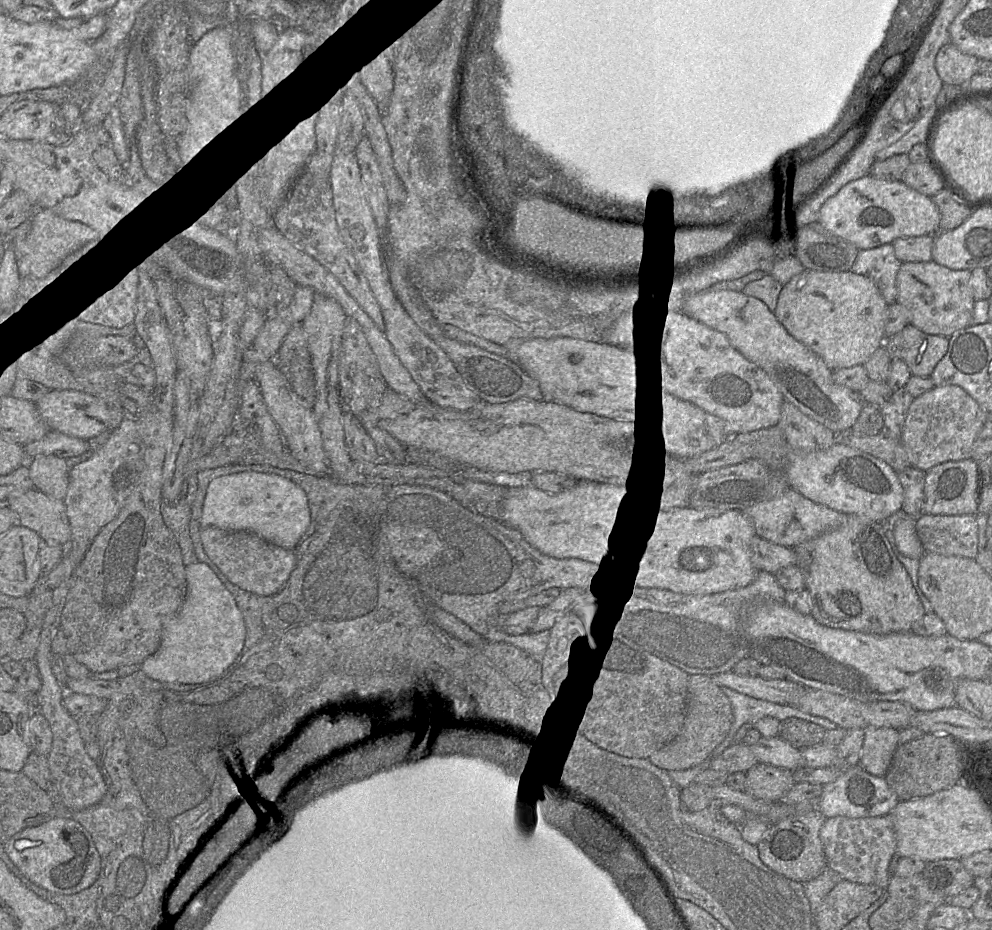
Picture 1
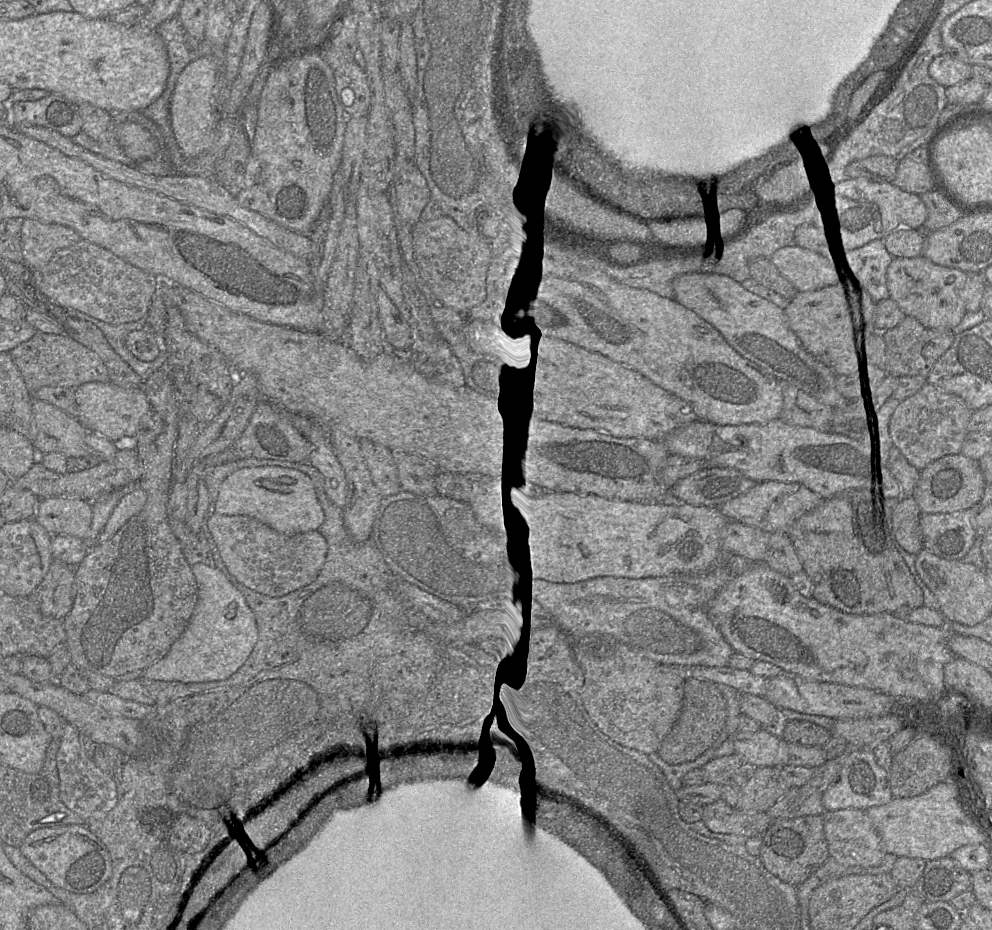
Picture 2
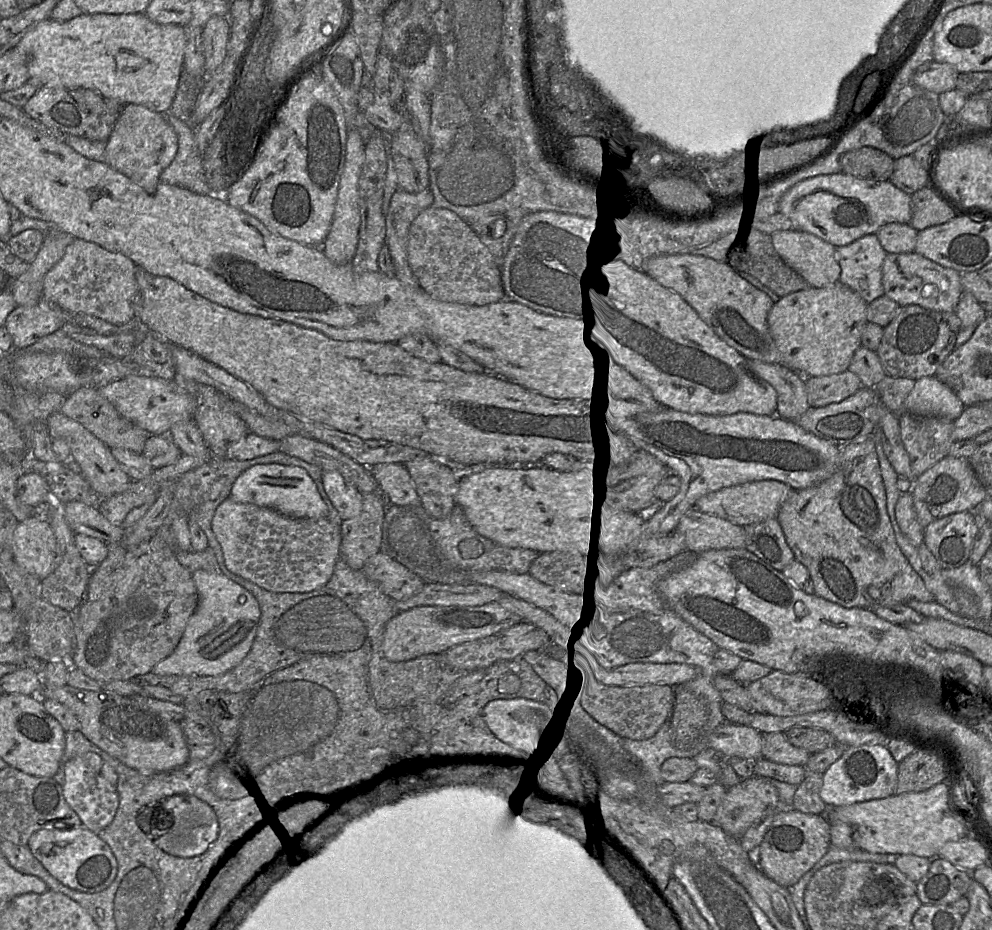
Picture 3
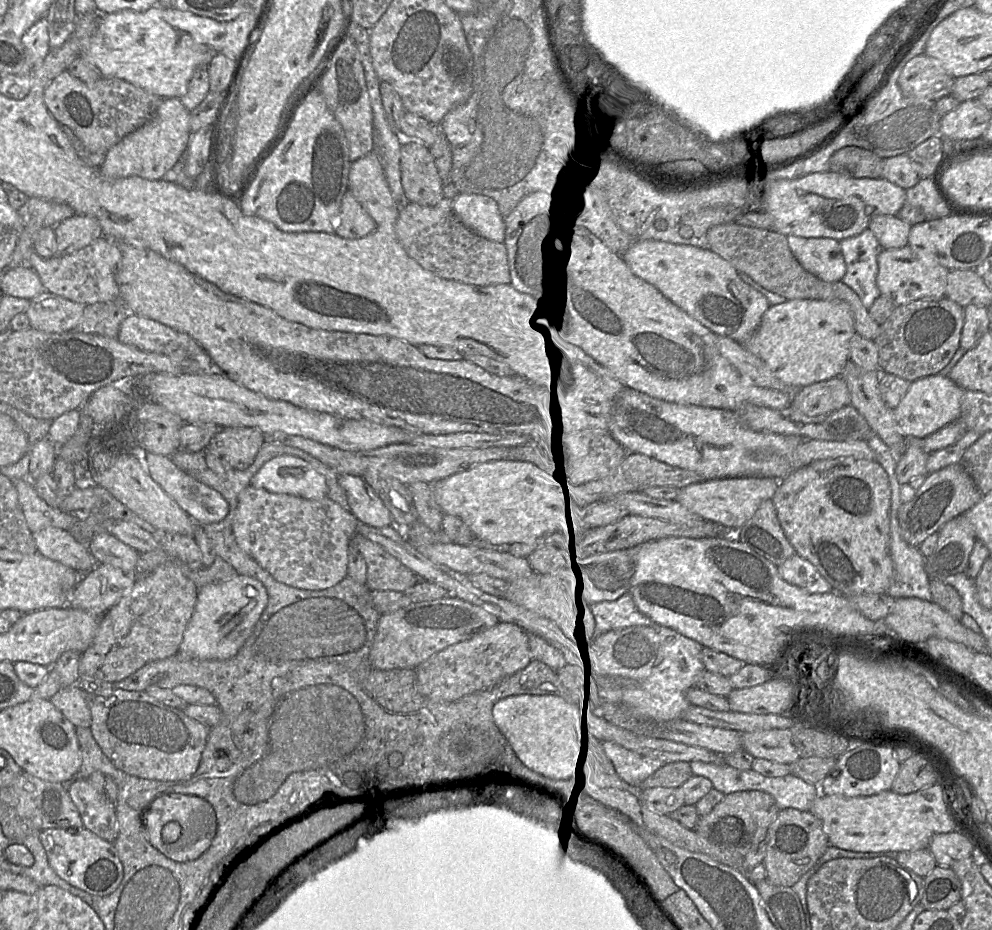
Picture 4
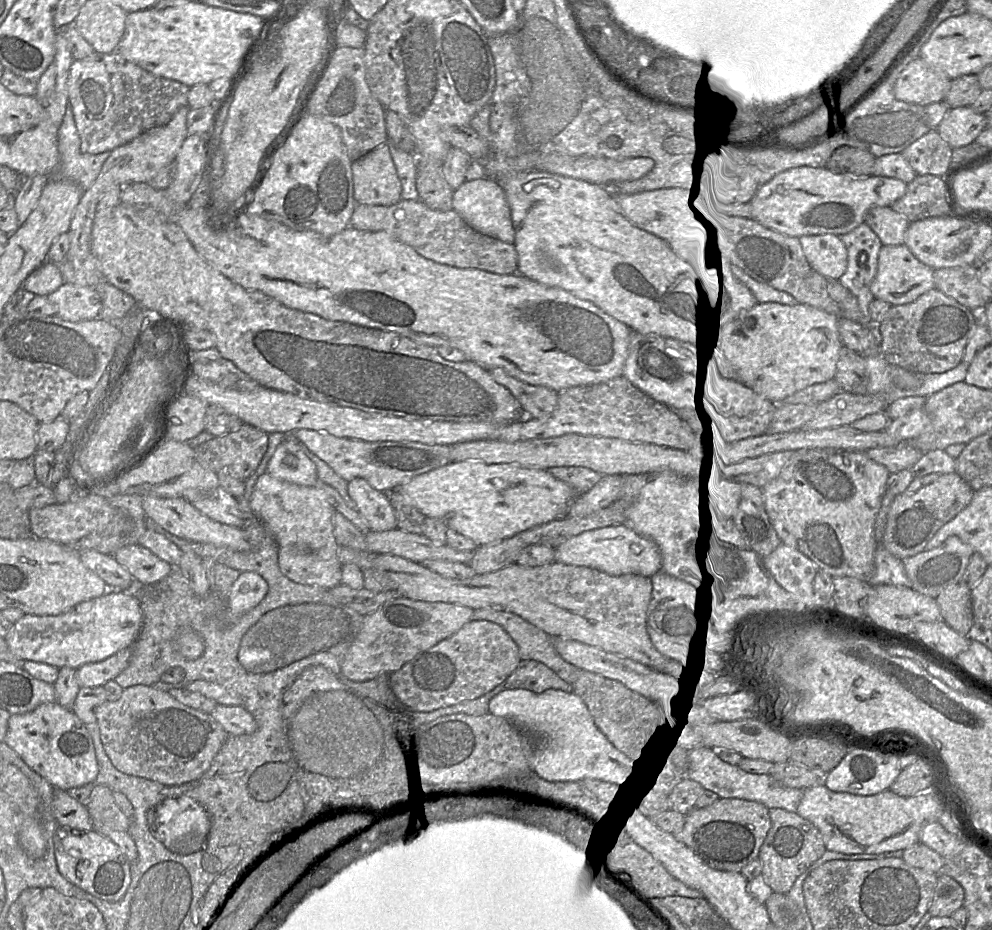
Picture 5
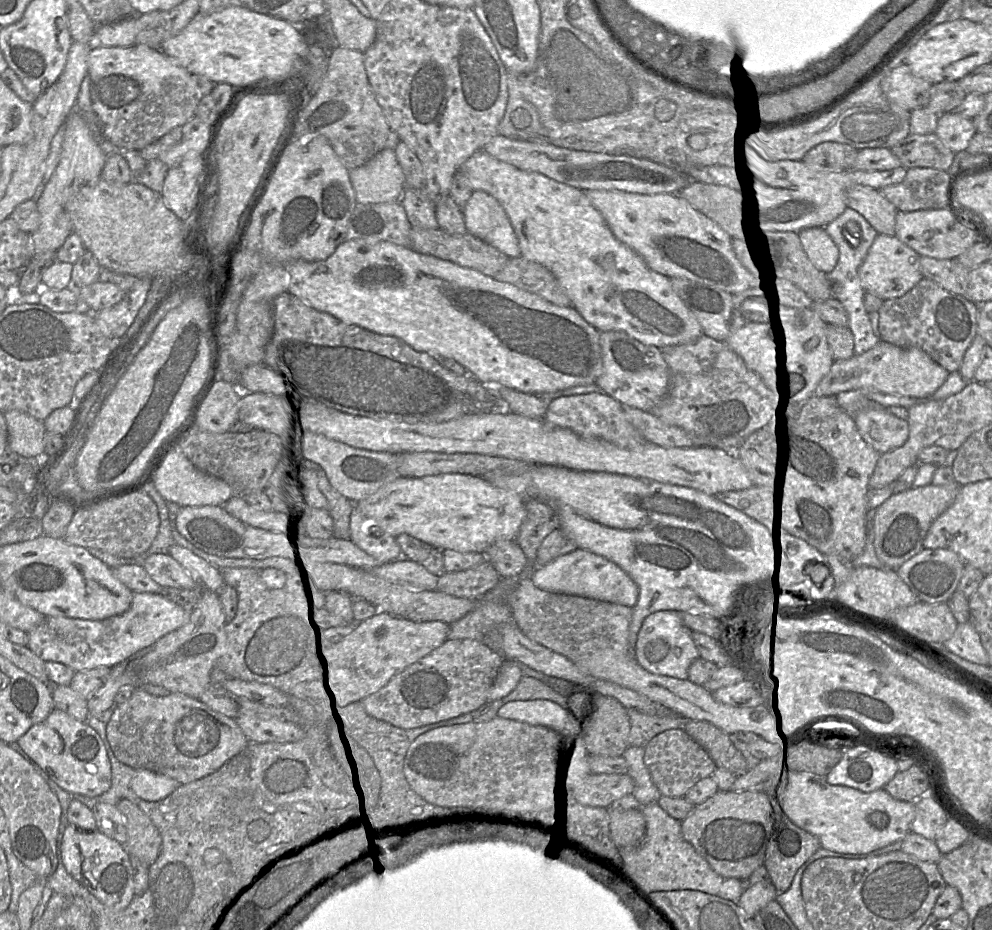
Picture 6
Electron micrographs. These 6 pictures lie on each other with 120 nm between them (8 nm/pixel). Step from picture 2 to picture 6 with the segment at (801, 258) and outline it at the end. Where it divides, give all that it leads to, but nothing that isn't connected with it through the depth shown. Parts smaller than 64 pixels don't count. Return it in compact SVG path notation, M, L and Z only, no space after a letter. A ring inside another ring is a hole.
M815 227L801 236L802 247L810 261L829 274L839 260L839 249L824 227Z

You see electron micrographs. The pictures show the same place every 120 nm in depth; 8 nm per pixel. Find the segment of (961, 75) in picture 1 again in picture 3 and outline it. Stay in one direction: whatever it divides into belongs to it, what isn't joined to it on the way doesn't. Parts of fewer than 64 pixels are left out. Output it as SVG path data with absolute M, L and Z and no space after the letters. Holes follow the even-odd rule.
M930 61L921 65L914 75L914 82L937 94L956 89L959 72L951 65Z

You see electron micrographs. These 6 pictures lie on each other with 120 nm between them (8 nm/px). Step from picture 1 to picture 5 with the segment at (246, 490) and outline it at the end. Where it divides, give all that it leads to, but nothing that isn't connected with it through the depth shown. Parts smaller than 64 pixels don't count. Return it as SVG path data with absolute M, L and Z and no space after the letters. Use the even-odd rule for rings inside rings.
M293 433L286 435L286 440L278 446L274 455L271 457L266 473L292 484L315 487L318 481L318 473L315 465L305 452L307 449L295 438Z

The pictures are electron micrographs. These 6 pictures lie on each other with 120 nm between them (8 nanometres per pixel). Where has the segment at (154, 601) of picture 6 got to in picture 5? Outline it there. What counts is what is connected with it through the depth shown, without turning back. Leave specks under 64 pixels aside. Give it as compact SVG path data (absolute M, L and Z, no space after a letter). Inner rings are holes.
M109 590L101 597L84 601L62 614L25 613L4 638L10 651L21 661L37 661L57 668L70 667L77 670L84 664L100 662L126 647L131 647L137 640L142 626L143 612L140 597L123 590Z

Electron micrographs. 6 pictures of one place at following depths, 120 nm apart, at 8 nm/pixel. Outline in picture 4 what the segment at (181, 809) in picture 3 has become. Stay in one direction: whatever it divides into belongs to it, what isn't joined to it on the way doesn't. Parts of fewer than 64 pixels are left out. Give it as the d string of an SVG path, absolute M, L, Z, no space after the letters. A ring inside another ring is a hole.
M167 793L158 796L144 813L144 828L149 842L166 857L184 862L194 860L202 855L215 837L215 809L205 799L189 794ZM177 822L181 826L179 838L166 842L162 837L165 824Z

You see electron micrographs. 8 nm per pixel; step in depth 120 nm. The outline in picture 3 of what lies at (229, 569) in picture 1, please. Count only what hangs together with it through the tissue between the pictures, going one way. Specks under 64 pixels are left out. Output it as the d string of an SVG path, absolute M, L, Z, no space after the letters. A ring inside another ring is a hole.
M227 498L216 509L212 519L212 529L216 535L218 542L221 545L225 563L234 574L239 575L243 579L246 579L257 586L274 593L306 593L314 591L324 586L332 577L336 562L341 556L341 527L331 523L327 517L319 519L294 519L286 517L279 512L265 507L259 507L250 503L239 503Z

